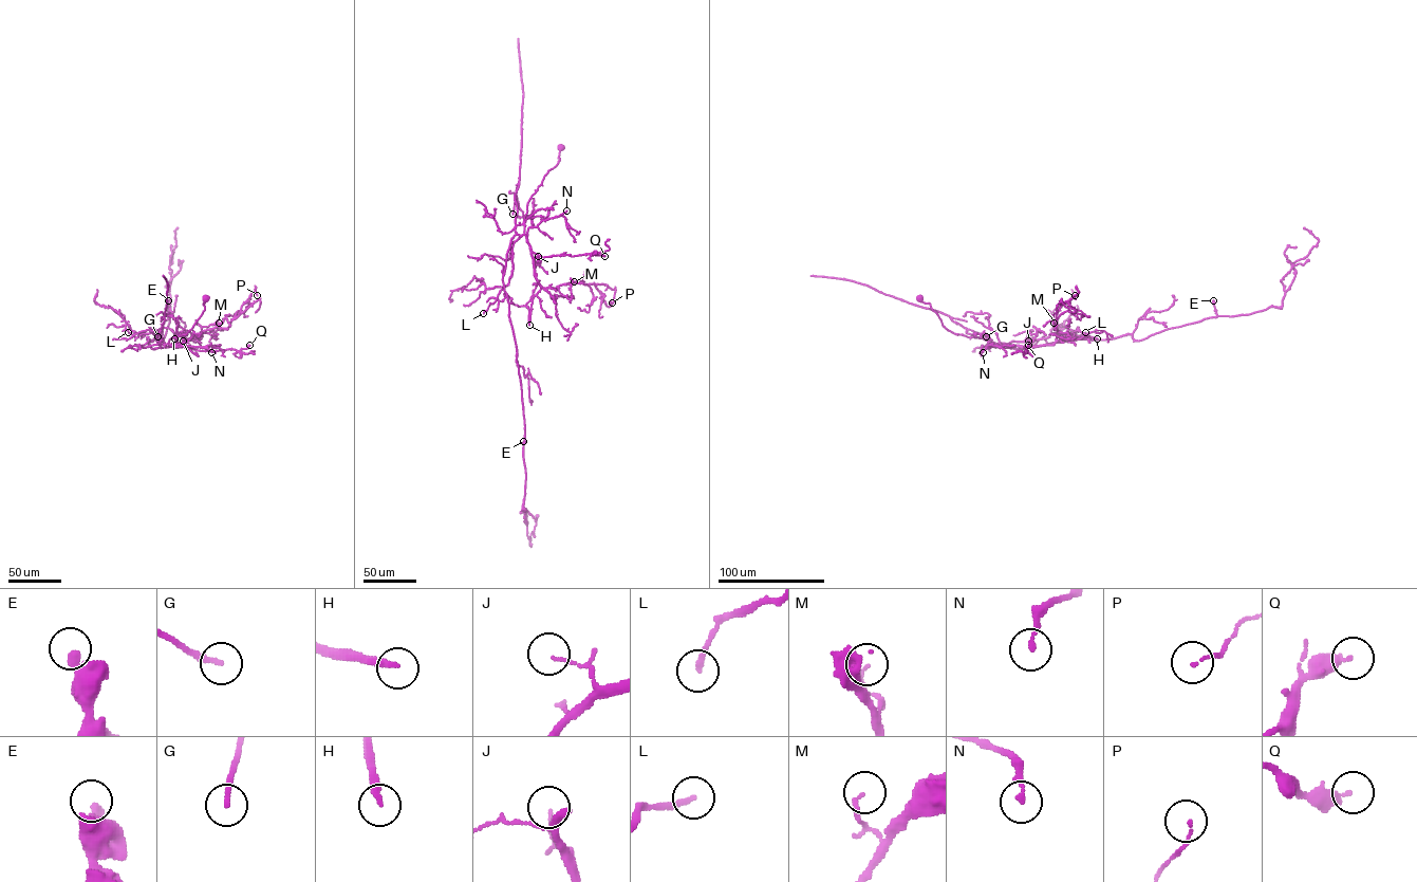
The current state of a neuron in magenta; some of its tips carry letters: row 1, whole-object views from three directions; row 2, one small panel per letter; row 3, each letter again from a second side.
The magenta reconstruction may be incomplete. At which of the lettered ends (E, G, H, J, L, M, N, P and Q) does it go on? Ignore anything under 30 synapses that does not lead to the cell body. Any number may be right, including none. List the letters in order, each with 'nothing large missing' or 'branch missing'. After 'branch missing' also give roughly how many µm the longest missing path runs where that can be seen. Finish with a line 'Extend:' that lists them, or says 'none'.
E: nothing large missing
G: branch missing; about 45 µm are missing
H: branch missing; about 110 µm are missing
J: nothing large missing
L: nothing large missing
M: nothing large missing
N: nothing large missing
P: nothing large missing
Q: nothing large missing
Extend: G, H

